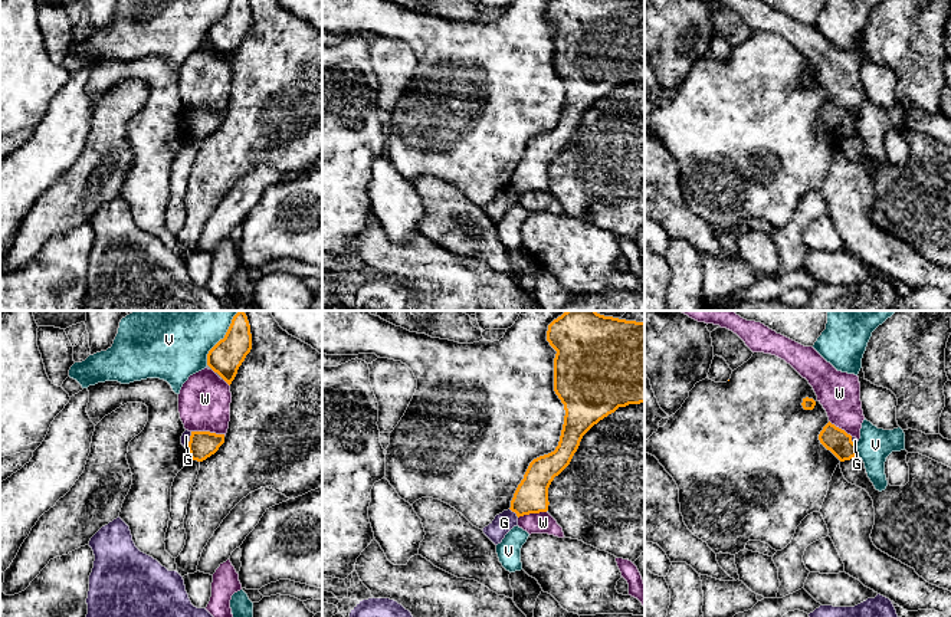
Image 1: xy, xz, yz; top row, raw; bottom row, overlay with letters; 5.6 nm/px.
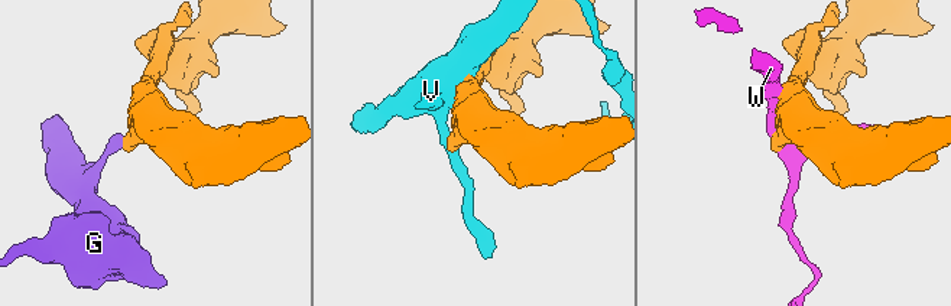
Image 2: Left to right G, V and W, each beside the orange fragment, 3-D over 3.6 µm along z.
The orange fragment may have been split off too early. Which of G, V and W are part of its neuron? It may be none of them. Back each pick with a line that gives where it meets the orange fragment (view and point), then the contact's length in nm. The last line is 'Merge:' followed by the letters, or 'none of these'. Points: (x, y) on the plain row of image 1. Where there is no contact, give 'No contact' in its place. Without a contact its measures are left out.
Merge: none of these

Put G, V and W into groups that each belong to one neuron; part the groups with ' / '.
G / V / W

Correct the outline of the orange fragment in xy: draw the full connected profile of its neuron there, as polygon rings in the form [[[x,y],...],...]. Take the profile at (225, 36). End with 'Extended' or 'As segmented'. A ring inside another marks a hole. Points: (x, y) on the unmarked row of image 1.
[[[232,0],[224,16],[209,29],[207,43],[230,63],[250,27],[249,0]]]. As segmented

